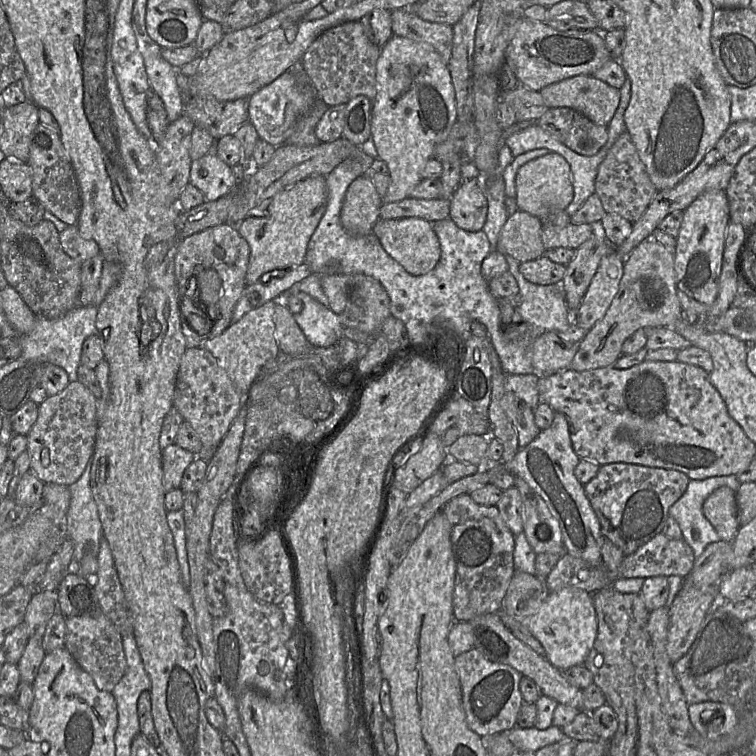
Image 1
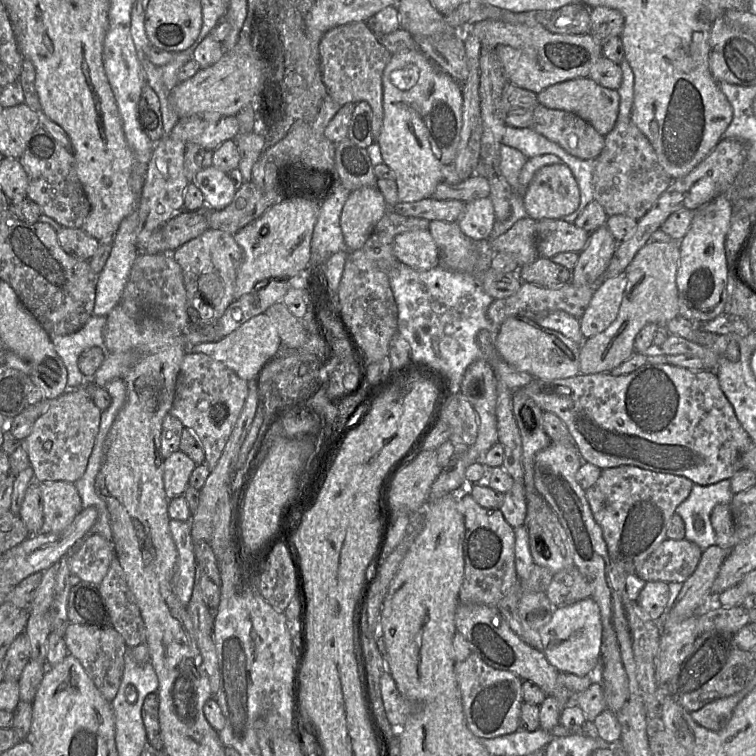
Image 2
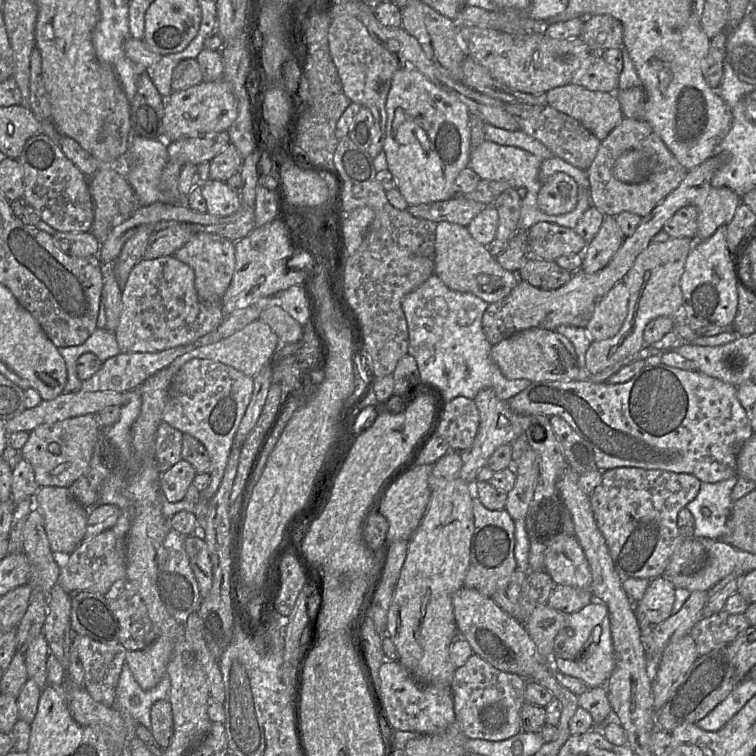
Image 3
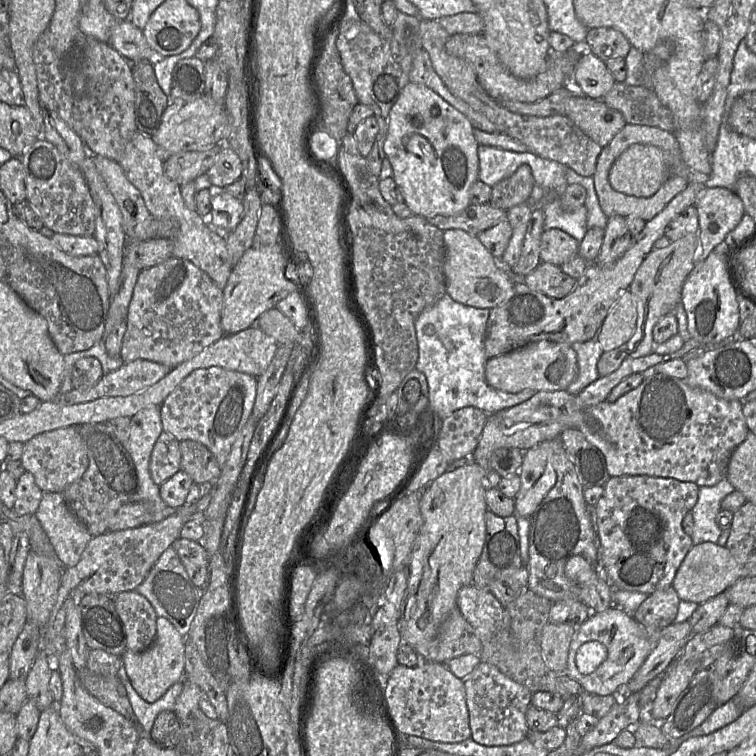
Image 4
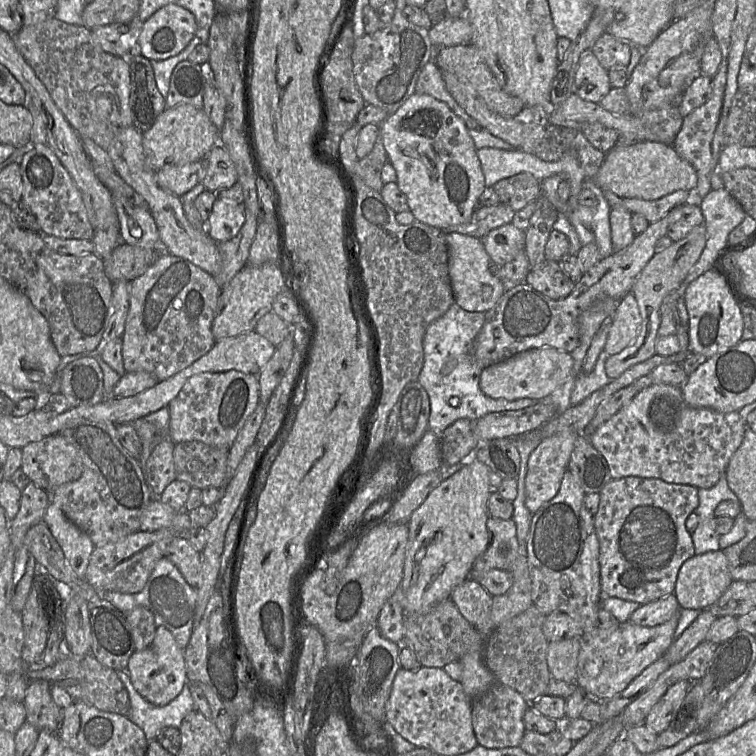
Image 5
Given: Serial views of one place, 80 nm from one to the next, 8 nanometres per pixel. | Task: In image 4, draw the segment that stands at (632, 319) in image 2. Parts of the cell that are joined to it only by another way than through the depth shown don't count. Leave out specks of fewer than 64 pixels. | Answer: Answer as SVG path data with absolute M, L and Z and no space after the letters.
M691 233L673 241L665 248L653 248L645 257L629 286L629 291L634 296L637 307L635 332L623 345L603 352L597 363L600 376L611 374L626 359L646 356L654 350L653 328L663 316L674 313L676 306L681 302L683 284L699 261L700 250L701 241L698 233Z

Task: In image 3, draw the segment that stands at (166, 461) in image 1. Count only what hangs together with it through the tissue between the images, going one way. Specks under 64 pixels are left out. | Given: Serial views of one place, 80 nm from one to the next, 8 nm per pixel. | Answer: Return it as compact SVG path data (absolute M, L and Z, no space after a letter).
M183 459L161 474L161 491L169 503L184 500L187 489L192 484L196 474L193 466Z

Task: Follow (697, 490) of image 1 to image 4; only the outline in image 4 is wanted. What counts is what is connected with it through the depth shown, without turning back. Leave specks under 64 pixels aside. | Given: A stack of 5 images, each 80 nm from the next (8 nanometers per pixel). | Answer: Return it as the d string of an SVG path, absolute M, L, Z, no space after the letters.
M727 478L713 486L699 487L697 502L690 511L694 518L694 528L690 535L694 544L712 542L726 545L730 531L718 526L716 516L721 510L721 501L733 491L735 488Z

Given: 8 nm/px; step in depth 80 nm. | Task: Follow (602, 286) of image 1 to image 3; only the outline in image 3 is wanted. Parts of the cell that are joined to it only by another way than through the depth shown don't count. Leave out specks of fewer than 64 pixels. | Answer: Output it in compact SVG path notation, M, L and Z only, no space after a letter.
M623 281L616 283L598 302L585 327L594 340L614 337L628 313L629 291Z

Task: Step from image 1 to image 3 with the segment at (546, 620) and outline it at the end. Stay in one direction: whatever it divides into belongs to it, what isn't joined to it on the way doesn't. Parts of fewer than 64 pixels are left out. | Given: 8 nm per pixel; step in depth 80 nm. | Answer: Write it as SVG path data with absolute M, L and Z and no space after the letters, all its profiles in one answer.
M600 601L590 602L580 611L568 615L567 627L573 634L554 649L550 661L554 671L580 679L587 688L604 687L617 662L607 606Z

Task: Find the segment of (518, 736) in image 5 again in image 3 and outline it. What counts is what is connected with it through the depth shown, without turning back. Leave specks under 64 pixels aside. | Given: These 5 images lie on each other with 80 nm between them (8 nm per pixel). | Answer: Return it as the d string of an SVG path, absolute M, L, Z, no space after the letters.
M473 653L467 662L455 668L451 690L456 721L469 739L501 741L522 731L519 712L525 702L526 680L501 671Z

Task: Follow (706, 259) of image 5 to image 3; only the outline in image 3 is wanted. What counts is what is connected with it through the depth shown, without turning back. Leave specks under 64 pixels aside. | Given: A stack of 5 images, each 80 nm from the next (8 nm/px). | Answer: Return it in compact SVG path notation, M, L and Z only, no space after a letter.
M712 187L704 200L697 204L698 227L694 242L711 237L715 231L726 226L734 217L742 198L726 187Z

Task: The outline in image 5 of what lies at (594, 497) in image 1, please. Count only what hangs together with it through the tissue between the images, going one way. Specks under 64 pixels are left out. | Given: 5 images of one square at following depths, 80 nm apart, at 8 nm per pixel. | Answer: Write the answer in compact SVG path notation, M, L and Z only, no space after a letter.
M627 476L611 479L599 493L594 527L599 541L602 599L617 597L644 605L673 594L681 566L695 555L685 521L699 504L698 488Z

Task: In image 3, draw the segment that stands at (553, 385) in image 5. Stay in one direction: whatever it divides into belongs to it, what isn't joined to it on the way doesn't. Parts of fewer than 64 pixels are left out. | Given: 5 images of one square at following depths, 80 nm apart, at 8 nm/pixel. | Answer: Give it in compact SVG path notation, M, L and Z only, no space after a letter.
M530 328L494 345L491 358L508 379L528 379L531 383L577 380L578 357L572 343L554 330Z

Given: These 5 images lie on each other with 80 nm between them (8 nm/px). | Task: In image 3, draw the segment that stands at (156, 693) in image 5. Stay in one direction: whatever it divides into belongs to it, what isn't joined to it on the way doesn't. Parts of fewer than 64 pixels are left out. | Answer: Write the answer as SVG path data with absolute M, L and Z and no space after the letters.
M159 635L147 648L126 652L125 662L143 690L153 689L166 675L172 650L172 640L167 636Z

